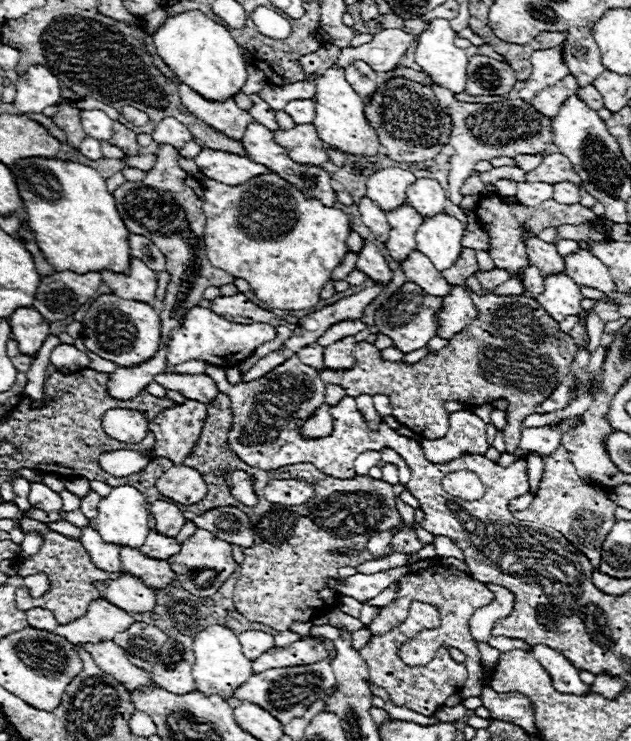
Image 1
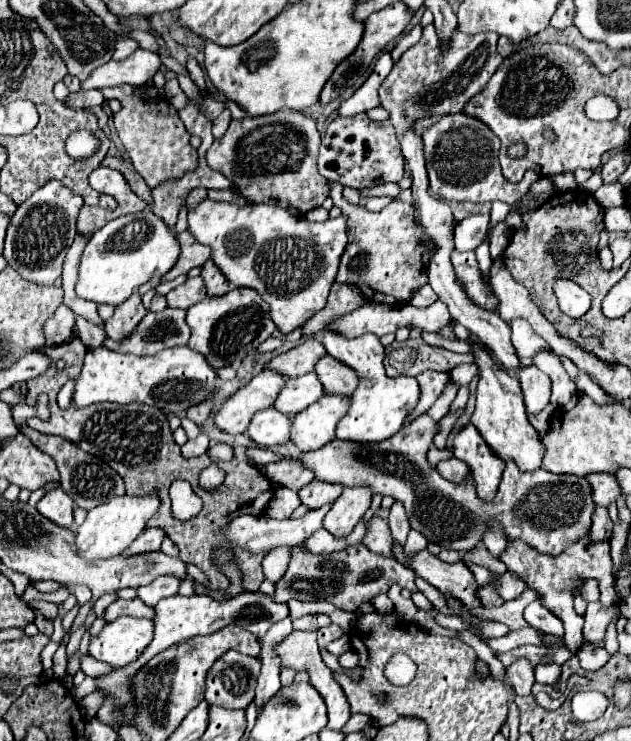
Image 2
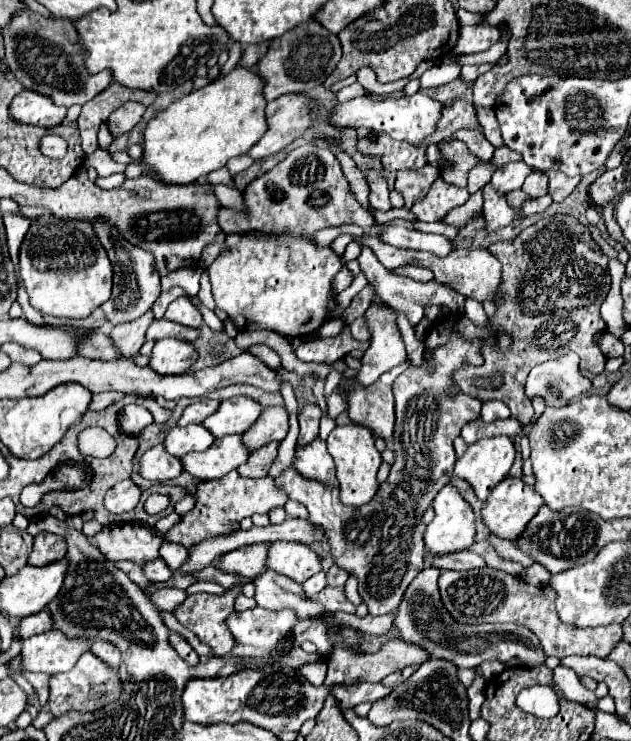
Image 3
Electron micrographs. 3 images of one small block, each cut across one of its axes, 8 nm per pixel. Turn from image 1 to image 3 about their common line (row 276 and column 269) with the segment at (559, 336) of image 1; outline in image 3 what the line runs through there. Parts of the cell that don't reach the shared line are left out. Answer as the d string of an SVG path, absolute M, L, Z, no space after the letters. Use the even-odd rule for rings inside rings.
M268 444L264 450L260 450L256 454L252 452L250 454L250 460L246 460L244 464L240 464L238 474L244 476L244 478L260 478L260 476L266 476L270 464L276 458L276 452L278 452L278 444Z

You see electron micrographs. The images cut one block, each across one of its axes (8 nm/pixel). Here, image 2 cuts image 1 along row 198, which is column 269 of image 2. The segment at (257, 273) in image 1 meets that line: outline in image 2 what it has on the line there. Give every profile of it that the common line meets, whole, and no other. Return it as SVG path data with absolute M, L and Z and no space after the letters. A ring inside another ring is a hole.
M204 200L198 208L188 212L188 226L192 236L210 246L212 260L234 288L252 288L270 306L270 318L282 334L302 328L316 312L326 306L326 298L332 286L332 276L338 272L340 256L348 244L346 218L328 218L326 222L308 222L302 216L294 216L290 210L278 204L226 204Z

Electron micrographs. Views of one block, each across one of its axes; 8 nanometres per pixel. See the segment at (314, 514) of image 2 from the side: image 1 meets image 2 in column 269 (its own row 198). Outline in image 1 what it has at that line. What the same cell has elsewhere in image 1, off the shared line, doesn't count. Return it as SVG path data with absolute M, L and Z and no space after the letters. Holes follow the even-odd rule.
M520 182L518 190L516 190L516 200L524 206L540 206L542 202L552 198L552 184L544 184L544 182Z

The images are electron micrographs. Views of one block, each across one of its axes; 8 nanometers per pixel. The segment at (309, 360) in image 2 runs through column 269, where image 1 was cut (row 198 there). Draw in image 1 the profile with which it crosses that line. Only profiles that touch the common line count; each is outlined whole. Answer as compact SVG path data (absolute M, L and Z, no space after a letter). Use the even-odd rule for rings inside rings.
M362 198L360 204L358 204L358 210L360 210L360 216L362 216L362 222L372 230L372 234L384 242L388 240L388 220L386 220L386 212L376 204L372 202L370 198Z

